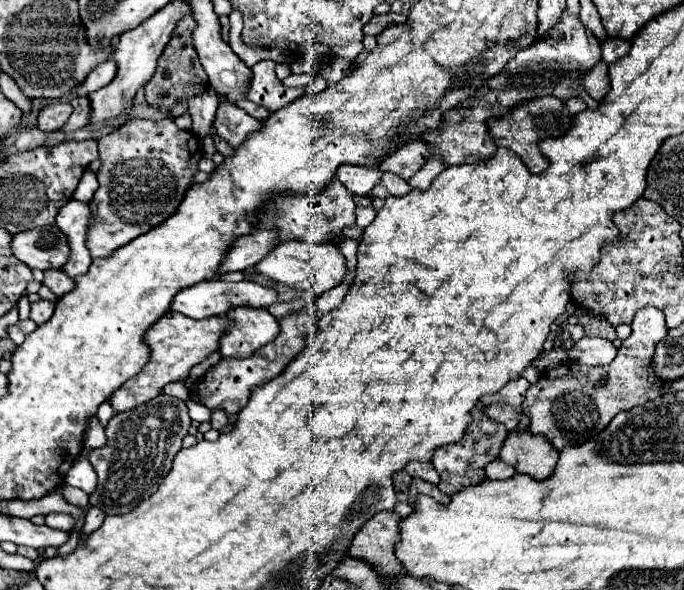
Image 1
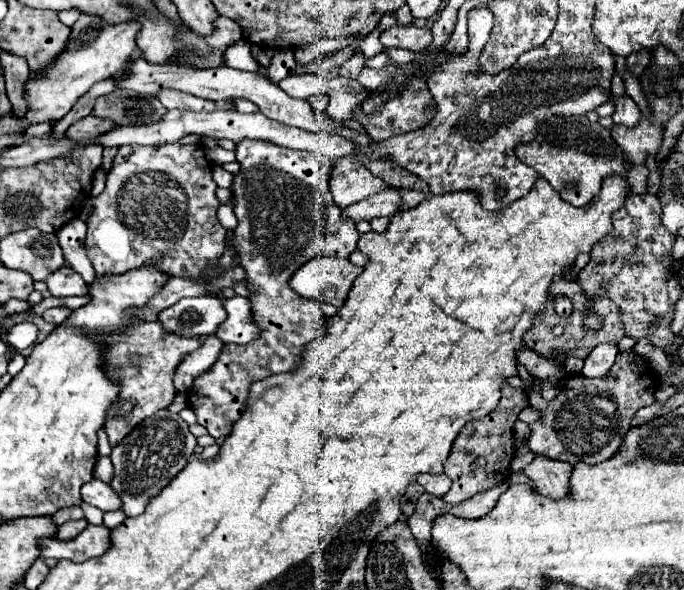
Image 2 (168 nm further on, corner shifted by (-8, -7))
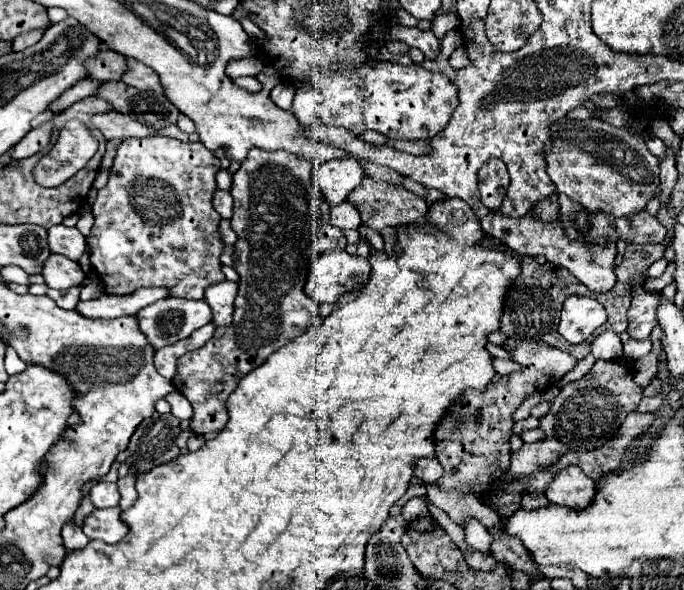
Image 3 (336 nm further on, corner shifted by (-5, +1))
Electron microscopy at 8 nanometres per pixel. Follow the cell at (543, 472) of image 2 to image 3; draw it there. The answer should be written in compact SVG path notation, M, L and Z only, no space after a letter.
M565 468L549 484L545 496L551 504L567 506L571 510L583 510L595 496L595 482L581 472L581 468Z

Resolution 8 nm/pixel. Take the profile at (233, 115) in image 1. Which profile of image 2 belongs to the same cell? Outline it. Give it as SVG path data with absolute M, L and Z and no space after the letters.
M240 140L236 144L236 160L240 162L240 172L234 176L232 192L236 196L234 214L238 218L238 226L234 228L234 244L240 256L240 266L246 270L252 292L252 314L256 324L262 328L262 336L246 346L224 346L222 356L212 366L210 372L198 376L194 380L192 390L188 390L188 404L198 416L198 424L202 424L212 438L228 436L232 432L232 424L246 412L246 400L250 396L252 382L264 380L274 374L292 372L304 358L304 348L326 334L328 318L322 314L316 300L300 298L294 290L288 288L288 278L302 264L318 256L336 256L348 258L356 250L356 242L360 232L352 220L342 218L342 208L334 202L330 194L330 174L332 160L314 152L296 152L290 148L280 148L278 144L268 144L266 140Z

